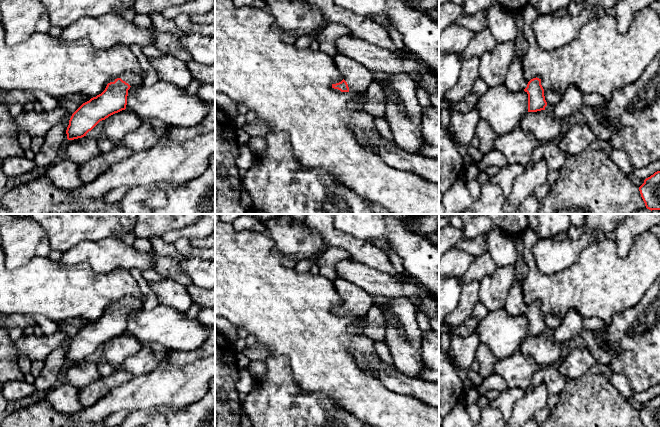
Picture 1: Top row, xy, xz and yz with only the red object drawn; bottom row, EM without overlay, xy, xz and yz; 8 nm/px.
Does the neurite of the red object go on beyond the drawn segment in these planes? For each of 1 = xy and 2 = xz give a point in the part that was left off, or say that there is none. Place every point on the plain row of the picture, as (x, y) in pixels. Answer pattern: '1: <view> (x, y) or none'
1: xy (133, 303)
2: xz (358, 301)

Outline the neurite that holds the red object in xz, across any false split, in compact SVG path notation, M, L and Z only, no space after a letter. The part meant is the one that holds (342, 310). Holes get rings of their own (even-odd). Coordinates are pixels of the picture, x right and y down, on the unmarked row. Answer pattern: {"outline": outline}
{"outline": "M339 278L334 280L334 287L344 303L332 308L332 312L349 317L366 316L372 306L372 295L361 287Z"}

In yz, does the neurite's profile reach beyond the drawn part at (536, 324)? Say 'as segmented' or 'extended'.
extended

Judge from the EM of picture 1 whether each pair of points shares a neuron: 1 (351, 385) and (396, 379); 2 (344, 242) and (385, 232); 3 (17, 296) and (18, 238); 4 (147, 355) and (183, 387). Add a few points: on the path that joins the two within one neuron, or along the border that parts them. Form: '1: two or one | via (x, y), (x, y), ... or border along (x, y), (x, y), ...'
1: two | border along (381, 361), (377, 378), (386, 387), (401, 394)
2: two | border along (337, 229), (356, 238), (369, 241), (372, 244)
3: two | border along (41, 257), (35, 256), (26, 263), (10, 270)
4: two | border along (157, 365), (151, 370), (136, 376)

